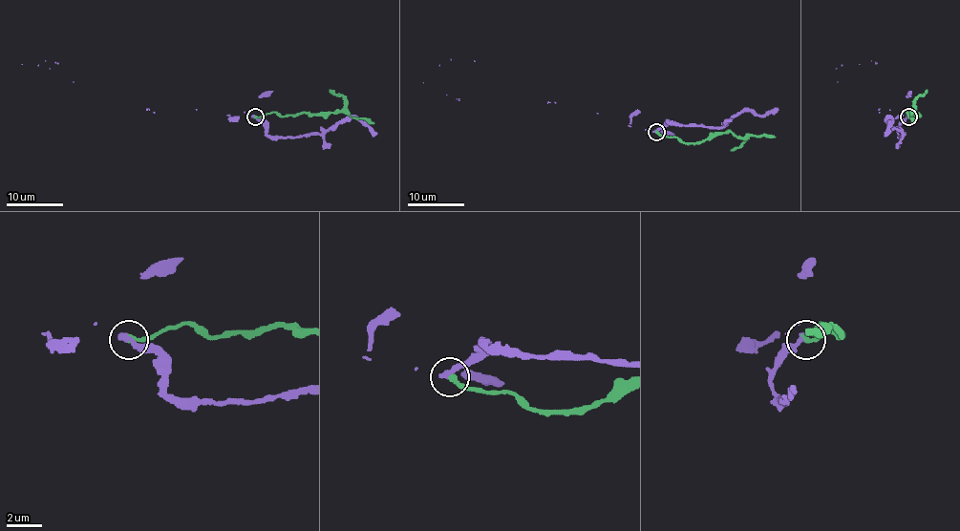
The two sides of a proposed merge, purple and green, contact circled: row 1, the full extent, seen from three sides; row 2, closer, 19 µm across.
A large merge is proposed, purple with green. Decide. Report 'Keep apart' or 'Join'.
Join

